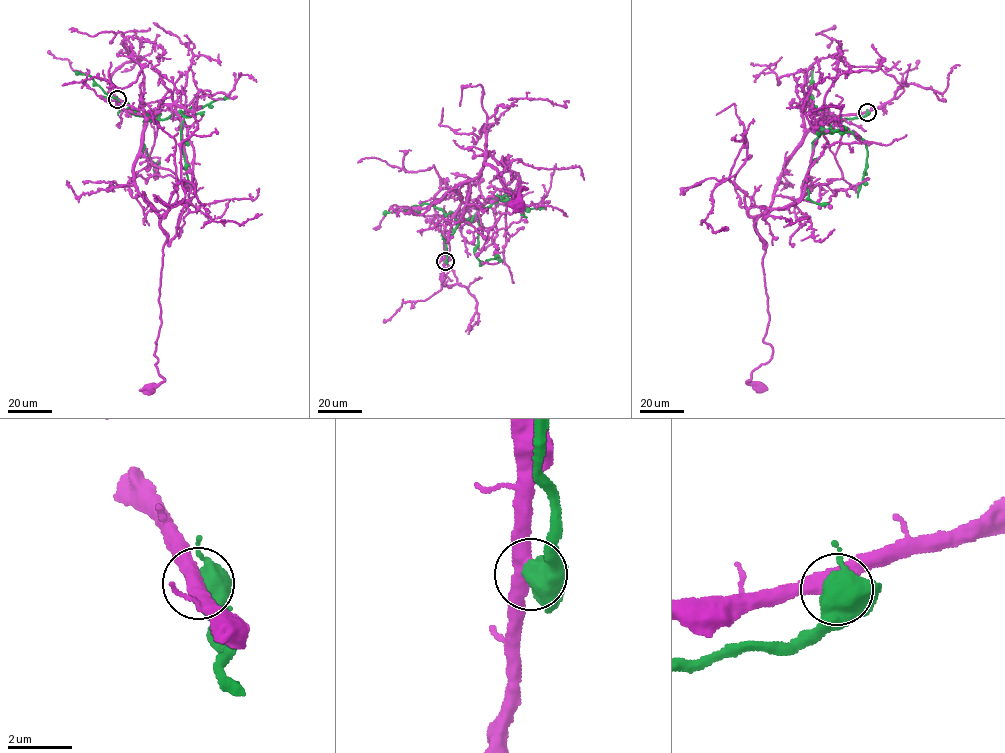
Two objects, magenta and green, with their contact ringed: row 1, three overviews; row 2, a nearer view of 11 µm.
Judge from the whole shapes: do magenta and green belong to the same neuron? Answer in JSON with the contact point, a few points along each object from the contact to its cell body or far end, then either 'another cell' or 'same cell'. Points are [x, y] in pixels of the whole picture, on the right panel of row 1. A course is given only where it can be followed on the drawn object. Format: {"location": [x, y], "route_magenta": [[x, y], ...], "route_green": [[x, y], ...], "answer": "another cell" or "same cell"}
{"location": [867, 112], "route_magenta": [[867, 113], [813, 125], [756, 220], [765, 245], [769, 321], [763, 341], [772, 350], [747, 381], [760, 387]], "route_green": [[867, 113], [830, 126], [833, 133], [820, 132], [823, 129], [812, 142], [806, 189], [813, 202], [828, 203]], "answer": "another cell"}

